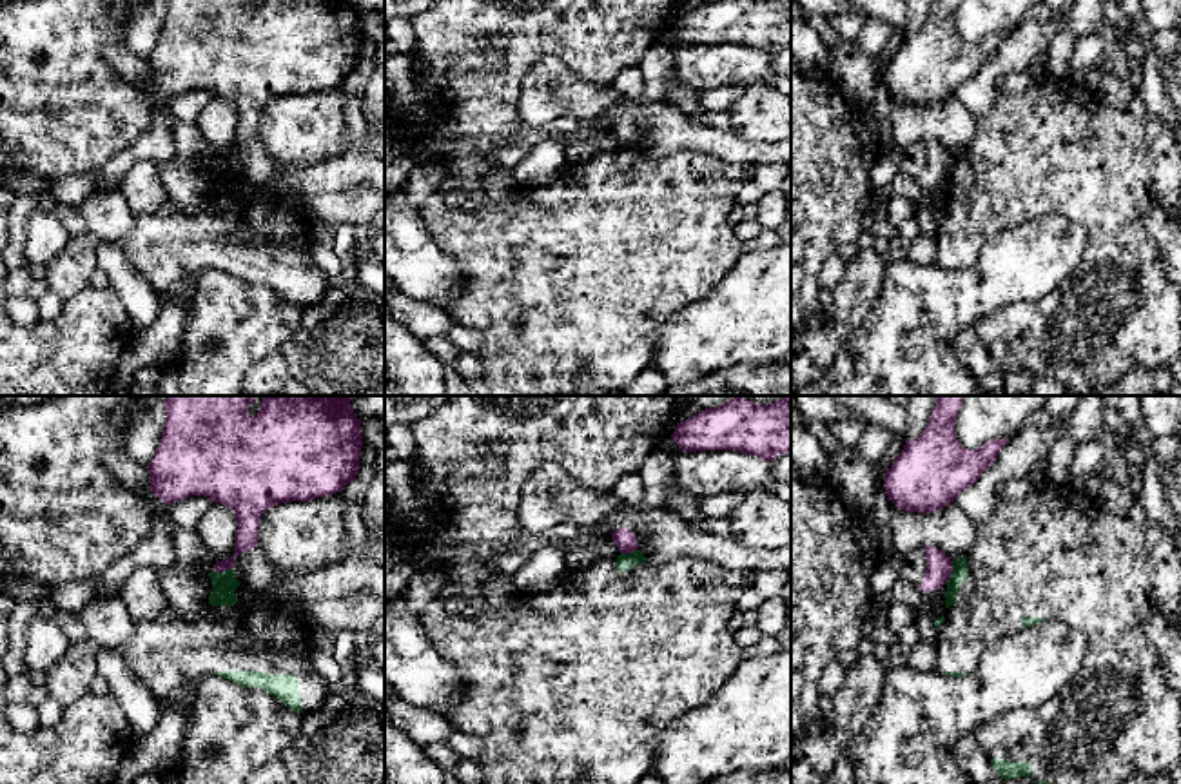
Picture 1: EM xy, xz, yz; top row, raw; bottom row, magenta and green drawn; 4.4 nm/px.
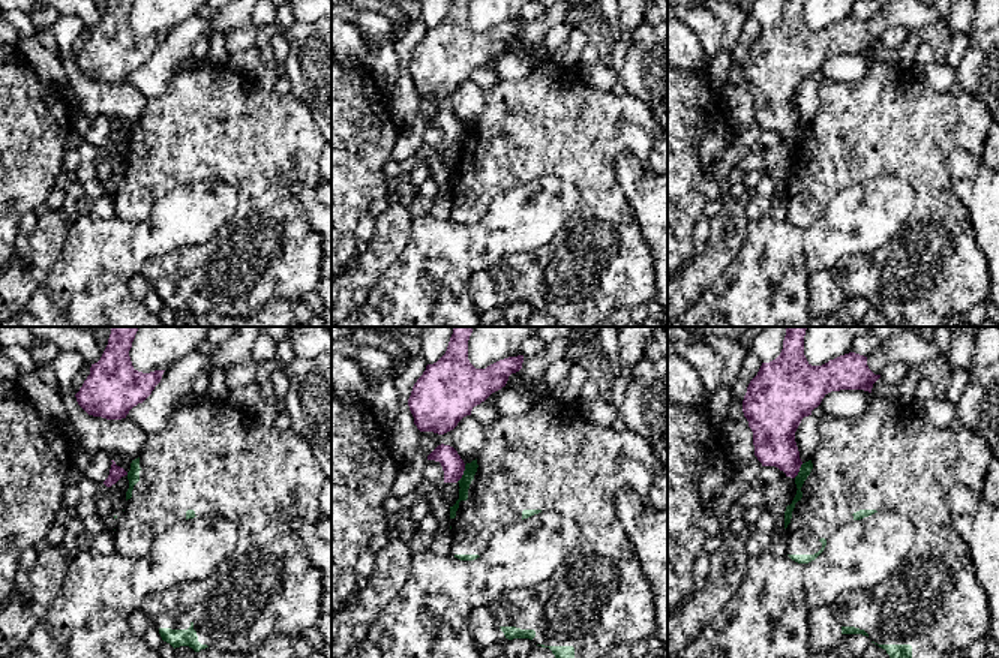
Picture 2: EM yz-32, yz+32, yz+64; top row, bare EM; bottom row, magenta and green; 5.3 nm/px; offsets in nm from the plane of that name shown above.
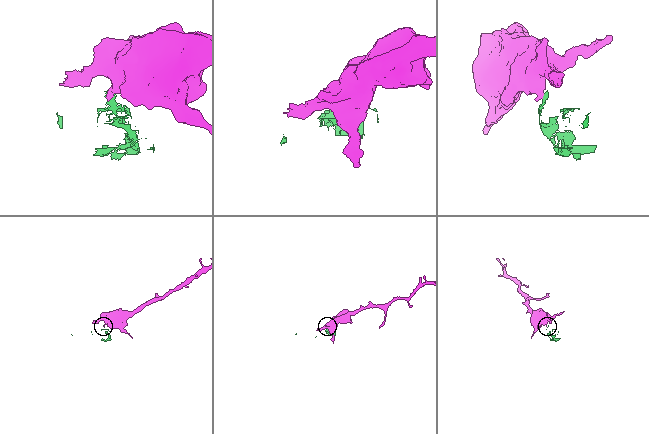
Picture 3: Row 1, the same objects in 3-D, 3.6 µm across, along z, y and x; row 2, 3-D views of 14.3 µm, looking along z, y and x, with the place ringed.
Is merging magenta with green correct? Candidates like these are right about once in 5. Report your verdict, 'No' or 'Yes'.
No

